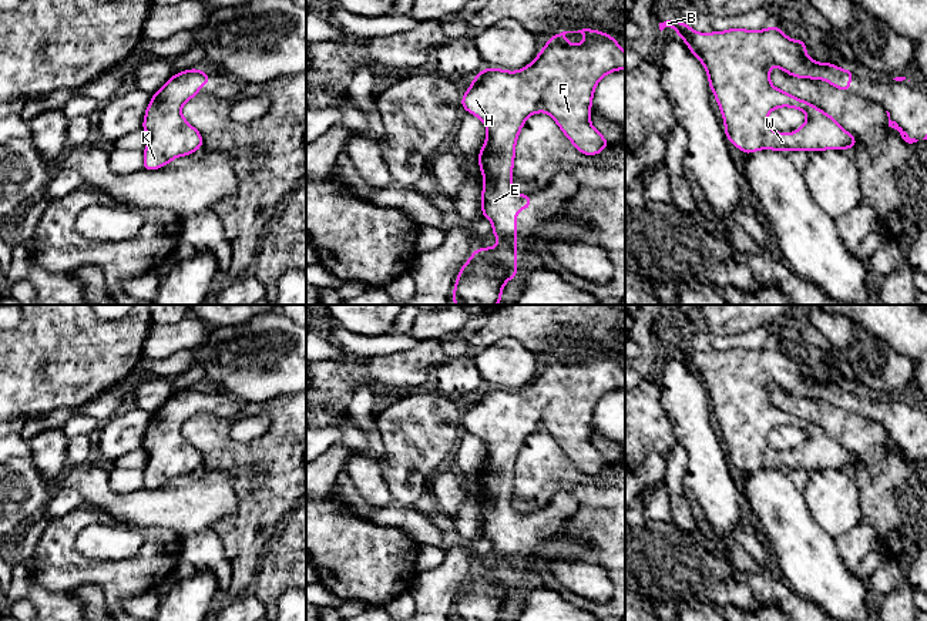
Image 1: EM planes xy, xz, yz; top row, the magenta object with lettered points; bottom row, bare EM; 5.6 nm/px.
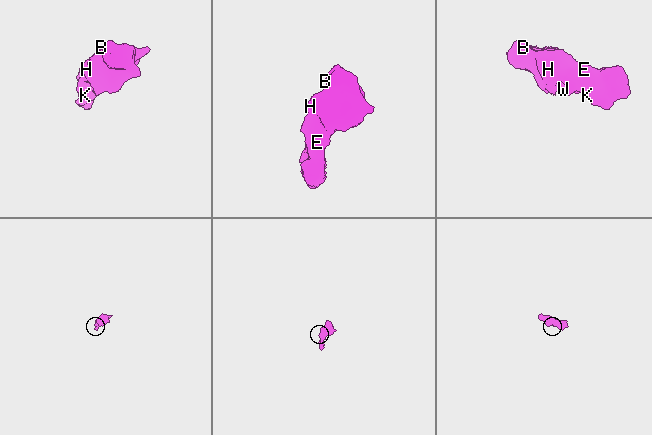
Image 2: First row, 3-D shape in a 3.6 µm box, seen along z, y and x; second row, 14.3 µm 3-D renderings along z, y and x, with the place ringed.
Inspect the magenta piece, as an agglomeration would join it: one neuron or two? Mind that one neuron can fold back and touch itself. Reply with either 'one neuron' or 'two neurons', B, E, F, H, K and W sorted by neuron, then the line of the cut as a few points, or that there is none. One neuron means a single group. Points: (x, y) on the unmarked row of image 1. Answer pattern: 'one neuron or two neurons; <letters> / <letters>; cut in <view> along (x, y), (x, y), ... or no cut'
one neuron; B E F H K W; no cut

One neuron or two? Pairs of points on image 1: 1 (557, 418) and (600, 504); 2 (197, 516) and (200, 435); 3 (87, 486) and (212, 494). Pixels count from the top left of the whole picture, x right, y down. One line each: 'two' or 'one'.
1: two
2: two
3: one

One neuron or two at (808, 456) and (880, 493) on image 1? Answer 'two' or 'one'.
two

